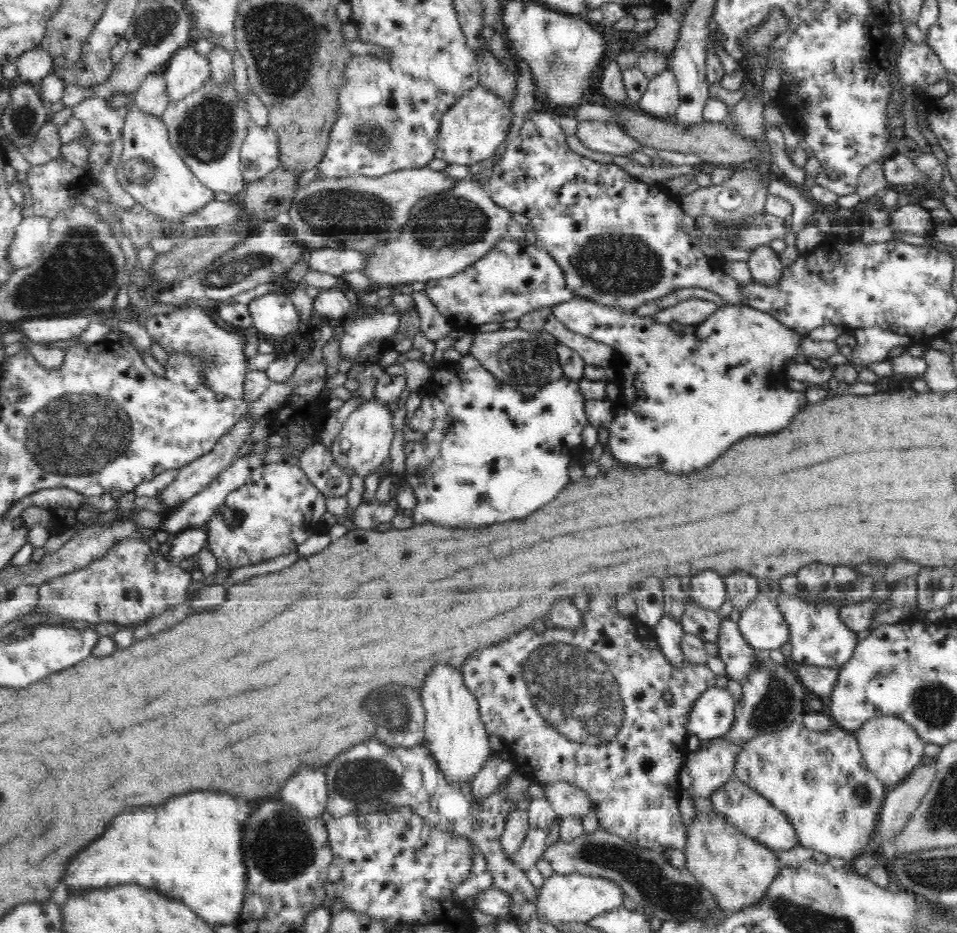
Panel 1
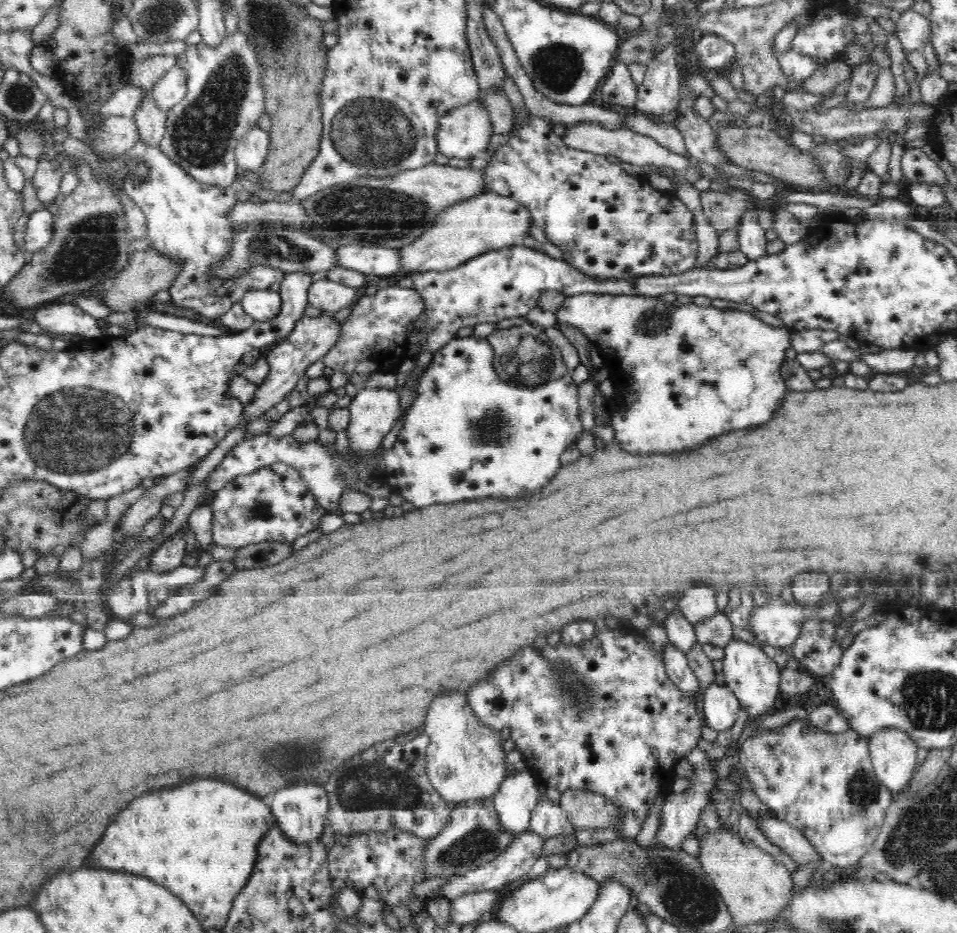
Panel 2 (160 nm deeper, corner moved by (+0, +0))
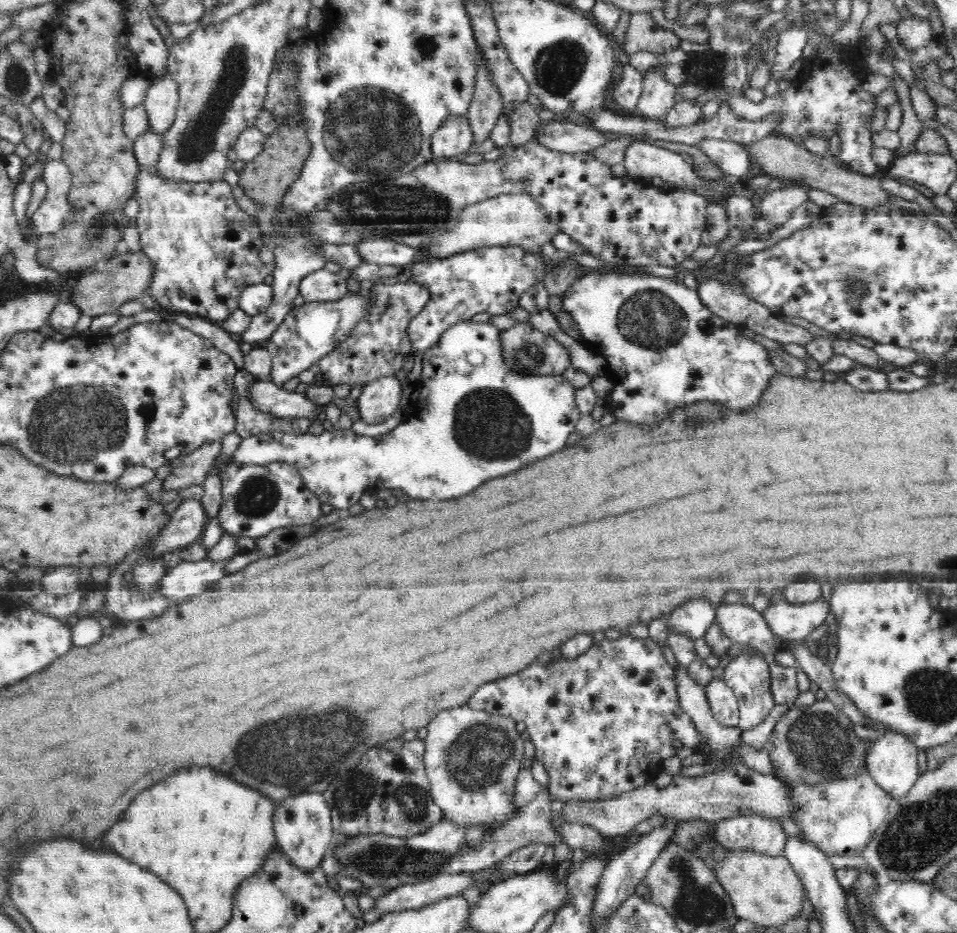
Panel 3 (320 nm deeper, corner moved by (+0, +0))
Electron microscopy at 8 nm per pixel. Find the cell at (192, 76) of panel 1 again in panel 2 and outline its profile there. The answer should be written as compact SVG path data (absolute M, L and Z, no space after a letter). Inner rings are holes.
M176 64L162 78L158 79L158 82L150 90L155 105L164 115L167 115L168 110L172 106L176 106L186 96L187 76L181 68Z

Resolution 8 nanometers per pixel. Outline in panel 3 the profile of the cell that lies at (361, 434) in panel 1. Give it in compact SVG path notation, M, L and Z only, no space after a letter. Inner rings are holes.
M395 376L366 383L356 400L360 420L372 424L384 422L400 404L404 404L405 398L406 391Z

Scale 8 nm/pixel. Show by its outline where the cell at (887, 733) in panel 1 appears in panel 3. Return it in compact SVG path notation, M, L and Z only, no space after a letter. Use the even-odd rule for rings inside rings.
M892 730L888 733L882 732L871 745L865 766L878 786L881 786L890 793L893 799L896 799L908 794L921 775L918 771L917 754L917 747L902 733L896 733Z

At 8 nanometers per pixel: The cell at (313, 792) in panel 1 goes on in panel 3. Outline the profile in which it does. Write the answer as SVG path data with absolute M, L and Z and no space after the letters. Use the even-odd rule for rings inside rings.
M298 794L282 801L274 801L274 806L275 842L282 854L300 870L319 868L322 857L336 836L331 825L330 808L326 806L322 794Z

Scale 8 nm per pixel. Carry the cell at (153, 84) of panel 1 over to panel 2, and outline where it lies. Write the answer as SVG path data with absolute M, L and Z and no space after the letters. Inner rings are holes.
M150 91L136 111L133 118L138 128L139 140L152 146L159 144L165 134L167 115L155 105Z

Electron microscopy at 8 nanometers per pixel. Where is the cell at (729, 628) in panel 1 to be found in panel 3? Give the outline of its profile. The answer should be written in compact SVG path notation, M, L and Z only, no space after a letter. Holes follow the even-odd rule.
M741 653L734 659L728 659L724 666L724 680L737 696L739 708L739 721L737 726L743 731L750 730L766 720L770 710L776 706L773 694L770 690L770 669L762 655L757 653L749 656Z

